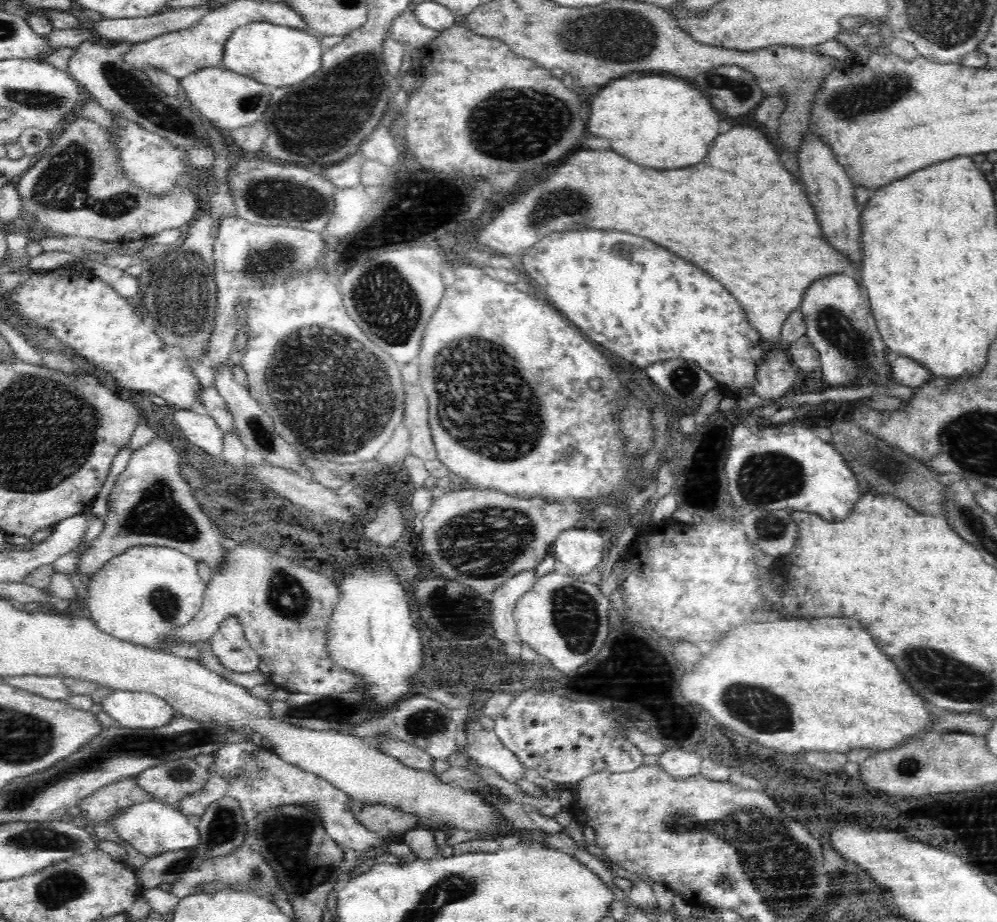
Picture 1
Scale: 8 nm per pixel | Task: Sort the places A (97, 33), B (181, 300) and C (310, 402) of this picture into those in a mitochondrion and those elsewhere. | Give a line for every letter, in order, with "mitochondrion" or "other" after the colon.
A: other
B: mitochondrion
C: mitochondrion

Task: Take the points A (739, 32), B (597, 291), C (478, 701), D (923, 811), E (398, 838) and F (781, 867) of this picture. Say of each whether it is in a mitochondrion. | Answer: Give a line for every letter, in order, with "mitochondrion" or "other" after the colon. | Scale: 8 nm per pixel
A: other
B: other
C: other
D: other
E: other
F: mitochondrion

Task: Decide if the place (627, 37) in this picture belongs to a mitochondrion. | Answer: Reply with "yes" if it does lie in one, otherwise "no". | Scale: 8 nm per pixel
yes

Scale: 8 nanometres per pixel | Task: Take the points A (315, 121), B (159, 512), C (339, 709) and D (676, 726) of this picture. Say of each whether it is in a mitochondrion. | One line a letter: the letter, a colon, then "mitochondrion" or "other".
A: mitochondrion
B: mitochondrion
C: mitochondrion
D: other

